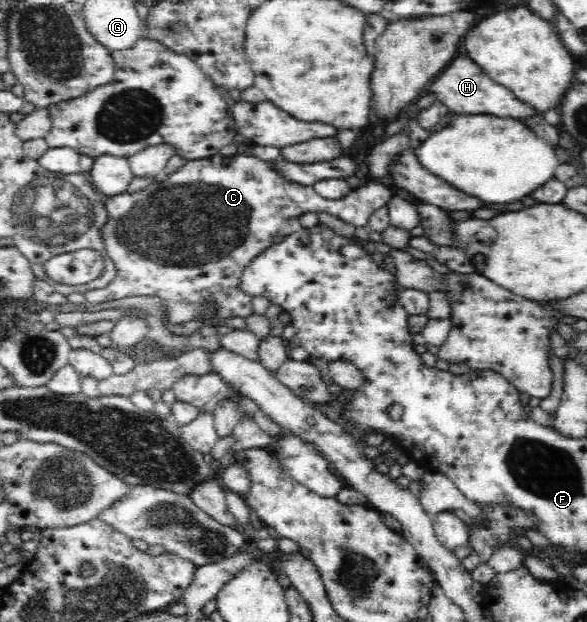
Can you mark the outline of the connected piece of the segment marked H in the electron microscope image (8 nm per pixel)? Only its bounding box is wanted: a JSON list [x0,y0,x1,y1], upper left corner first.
[427,56,536,119]

